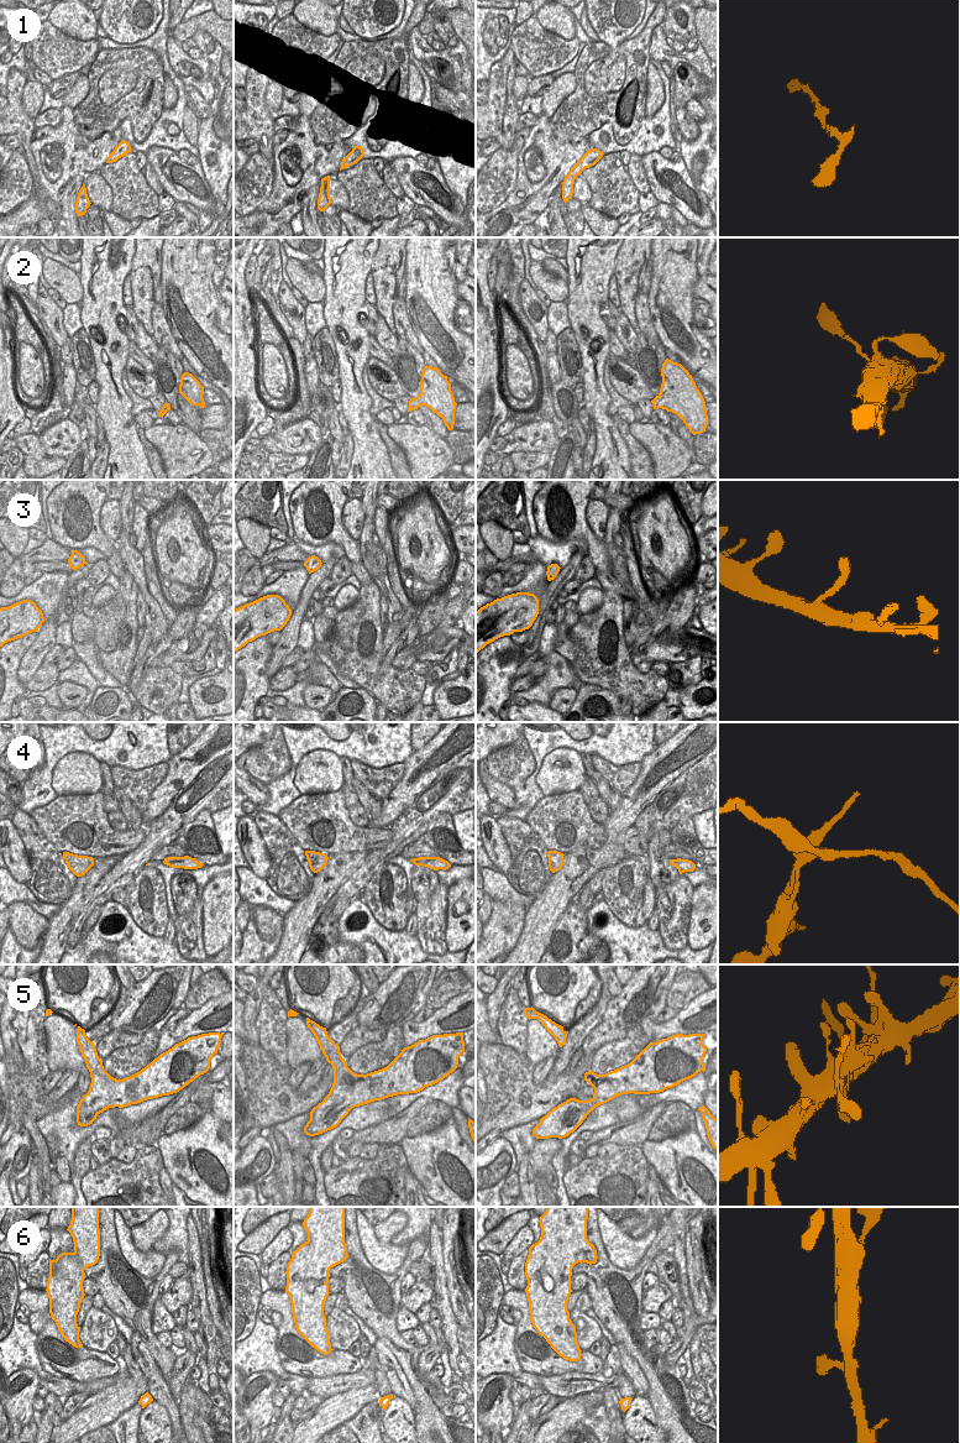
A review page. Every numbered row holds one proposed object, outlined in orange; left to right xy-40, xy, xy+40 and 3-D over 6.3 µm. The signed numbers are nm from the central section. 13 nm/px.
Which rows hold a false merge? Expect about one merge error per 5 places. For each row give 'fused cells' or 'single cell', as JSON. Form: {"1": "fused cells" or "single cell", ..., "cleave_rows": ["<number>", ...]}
{"1": "single cell", "2": "single cell", "3": "single cell", "4": "fused cells", "5": "single cell", "6": "single cell", "cleave_rows": ["4"]}

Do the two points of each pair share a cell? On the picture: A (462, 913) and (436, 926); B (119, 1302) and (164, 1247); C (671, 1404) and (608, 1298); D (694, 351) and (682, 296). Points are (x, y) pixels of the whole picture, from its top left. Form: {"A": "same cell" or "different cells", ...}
{"A": "different cells", "B": "different cells", "C": "same cell", "D": "same cell"}

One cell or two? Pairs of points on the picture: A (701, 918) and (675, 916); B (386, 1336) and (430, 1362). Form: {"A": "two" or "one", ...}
{"A": "two", "B": "two"}

